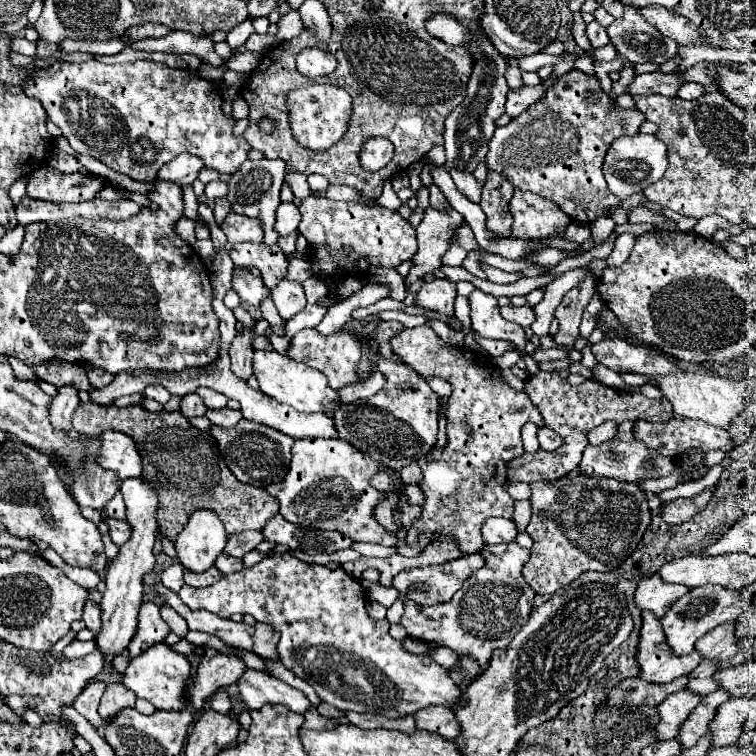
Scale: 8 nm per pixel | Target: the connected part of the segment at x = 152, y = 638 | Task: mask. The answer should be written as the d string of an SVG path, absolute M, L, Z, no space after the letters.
M142 603L140 609L140 625L138 625L138 633L134 635L134 639L128 645L128 655L130 657L138 657L140 653L144 653L150 645L156 643L164 643L164 639L170 633L168 623L160 617L160 609L154 603Z

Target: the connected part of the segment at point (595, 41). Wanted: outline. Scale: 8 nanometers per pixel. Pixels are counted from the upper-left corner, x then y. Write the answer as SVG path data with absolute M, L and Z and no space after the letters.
M592 21L586 25L586 37L588 37L592 49L600 49L600 47L606 47L610 43L606 29L598 21Z

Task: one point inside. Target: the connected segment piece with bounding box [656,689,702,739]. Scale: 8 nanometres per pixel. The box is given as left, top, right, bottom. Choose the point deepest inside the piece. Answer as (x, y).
(673, 710)

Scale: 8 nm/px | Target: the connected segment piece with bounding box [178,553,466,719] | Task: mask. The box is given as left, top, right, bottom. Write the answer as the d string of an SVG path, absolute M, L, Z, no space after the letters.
M270 553L254 567L244 567L238 573L226 575L216 585L202 589L184 585L178 595L186 605L190 605L190 609L206 609L210 613L216 613L218 617L250 613L256 621L268 623L280 633L278 653L282 663L300 679L310 683L314 691L322 697L322 701L342 711L372 713L398 719L414 715L416 711L430 705L444 705L450 709L466 705L462 689L450 679L444 667L434 663L430 657L406 653L402 649L402 643L390 637L390 623L372 619L366 613L366 593L362 585L342 569L332 571L322 565L308 565L290 553Z

